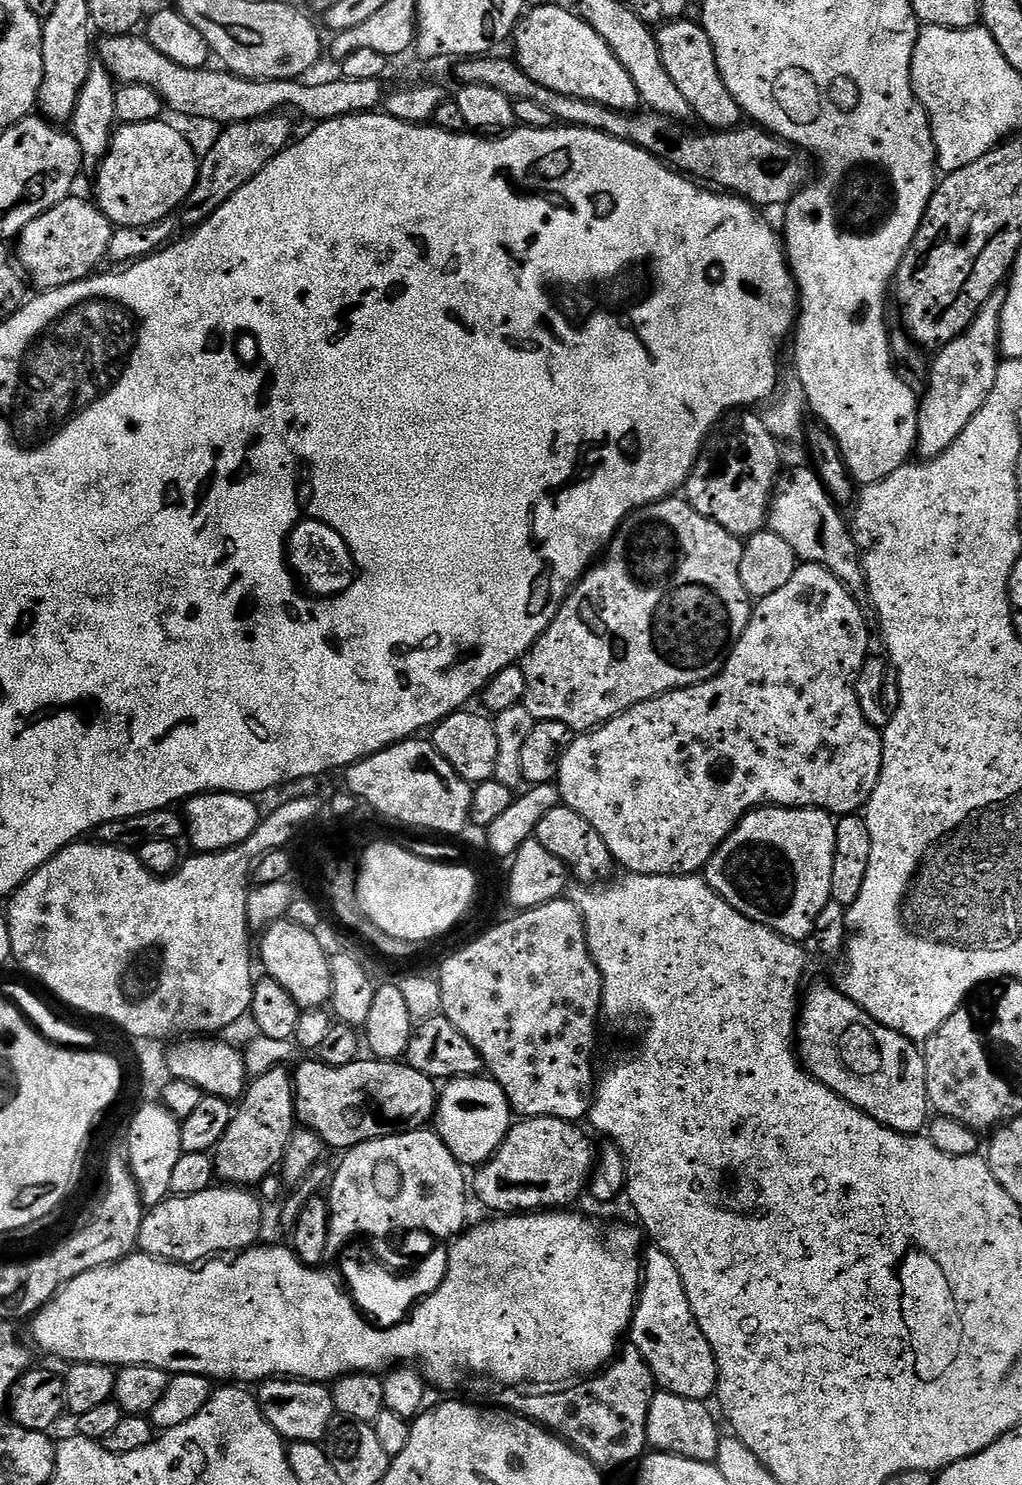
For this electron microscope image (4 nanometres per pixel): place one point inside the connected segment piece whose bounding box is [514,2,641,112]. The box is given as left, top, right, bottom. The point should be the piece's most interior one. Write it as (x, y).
(558, 49)

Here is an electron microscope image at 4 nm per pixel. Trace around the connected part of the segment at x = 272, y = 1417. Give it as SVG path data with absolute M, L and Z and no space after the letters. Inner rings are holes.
M273 1378L263 1381L259 1388L258 1399L262 1414L266 1422L270 1422L270 1426L274 1426L274 1430L279 1436L284 1437L285 1441L301 1440L311 1444L320 1444L327 1437L328 1429L334 1424L332 1416L337 1415L332 1401L331 1387L314 1384L311 1380Z

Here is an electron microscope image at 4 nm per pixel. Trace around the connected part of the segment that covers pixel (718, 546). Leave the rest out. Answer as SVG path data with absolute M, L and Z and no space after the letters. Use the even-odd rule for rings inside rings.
M687 499L659 500L653 504L647 504L638 512L633 512L620 525L619 532L608 545L602 558L593 563L576 587L572 589L571 594L565 598L554 622L550 622L550 626L541 634L538 642L534 642L532 649L524 655L522 667L526 674L526 686L528 687L524 695L524 707L530 710L530 714L537 722L541 720L562 722L566 726L570 726L573 733L579 734L591 732L592 729L599 728L606 721L621 716L626 710L647 700L653 700L656 696L673 692L679 688L693 688L696 684L717 676L726 666L738 638L742 638L752 617L754 604L746 586L742 586L742 578L738 574L743 549L741 537L722 530L722 526L718 526L718 522L710 522L710 518L702 518L702 514L698 514L688 505Z

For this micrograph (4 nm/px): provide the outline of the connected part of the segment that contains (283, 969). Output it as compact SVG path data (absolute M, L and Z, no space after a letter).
M290 918L276 921L263 929L258 940L258 960L264 963L269 977L286 986L286 994L294 998L301 1009L324 1008L332 999L332 961L329 953L324 953L317 933L310 928L298 926Z

